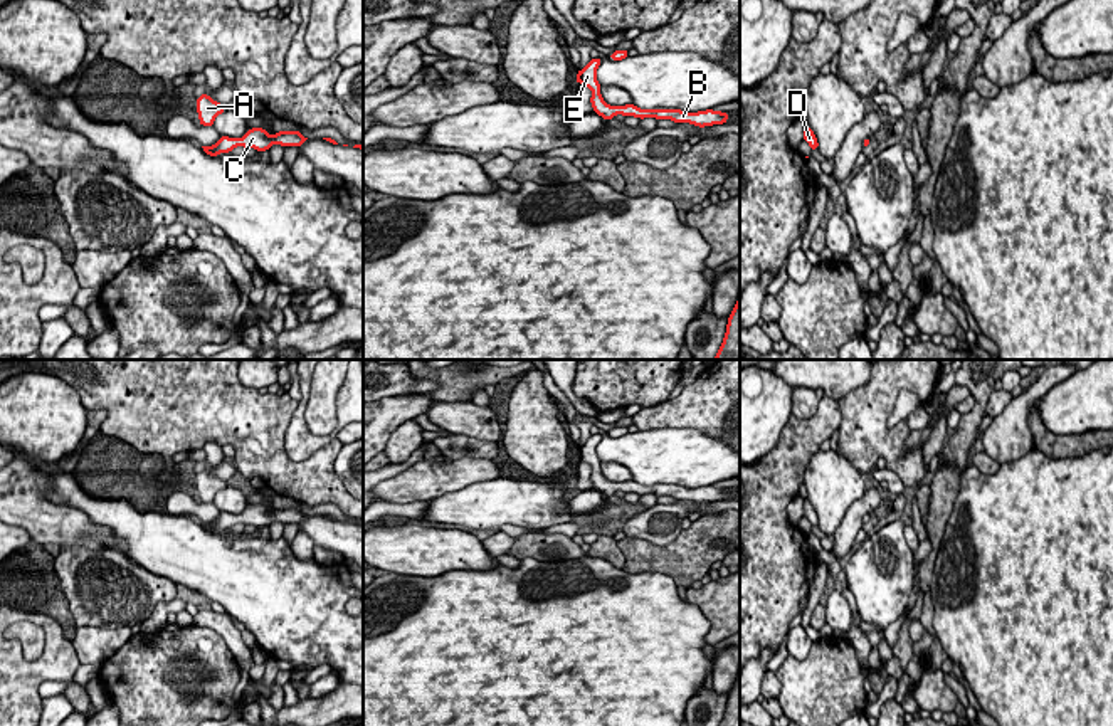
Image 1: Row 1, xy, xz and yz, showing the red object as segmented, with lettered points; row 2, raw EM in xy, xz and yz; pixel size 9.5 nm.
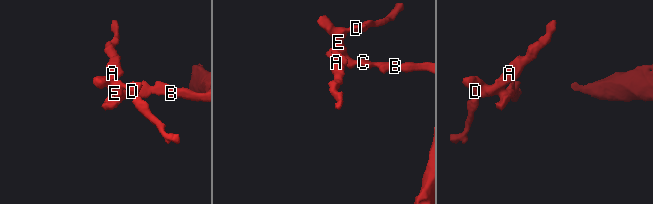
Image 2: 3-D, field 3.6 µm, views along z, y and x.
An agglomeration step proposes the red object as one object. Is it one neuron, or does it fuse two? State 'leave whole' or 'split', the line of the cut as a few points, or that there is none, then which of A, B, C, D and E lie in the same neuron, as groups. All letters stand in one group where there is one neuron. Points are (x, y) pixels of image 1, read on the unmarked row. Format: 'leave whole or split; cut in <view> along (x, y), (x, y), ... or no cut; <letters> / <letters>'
leave whole; no cut; A B C D E

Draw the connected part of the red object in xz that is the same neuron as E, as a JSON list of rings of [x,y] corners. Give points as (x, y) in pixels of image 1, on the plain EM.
[[[600,434],[590,435],[590,439],[577,449],[575,457],[578,460],[587,462],[592,467],[592,474],[590,474],[590,481],[593,484],[593,489],[602,492],[604,497],[609,497],[612,494],[615,494],[617,491],[622,492],[634,492],[639,496],[644,494],[656,494],[657,497],[661,496],[673,496],[674,499],[689,499],[694,501],[698,504],[704,504],[704,502],[713,502],[713,501],[725,501],[730,494],[730,491],[726,489],[720,489],[720,487],[713,487],[713,486],[706,486],[706,487],[698,487],[698,489],[688,489],[688,487],[681,487],[681,486],[641,486],[634,481],[625,481],[625,482],[610,482],[604,477],[600,466],[602,462],[597,457],[597,445],[602,440]]]

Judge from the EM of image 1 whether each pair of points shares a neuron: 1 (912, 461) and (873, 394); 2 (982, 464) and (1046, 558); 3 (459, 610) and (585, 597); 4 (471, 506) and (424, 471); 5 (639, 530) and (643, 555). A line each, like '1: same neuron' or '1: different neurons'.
1: same neuron
2: different neurons
3: same neuron
4: different neurons
5: different neurons

